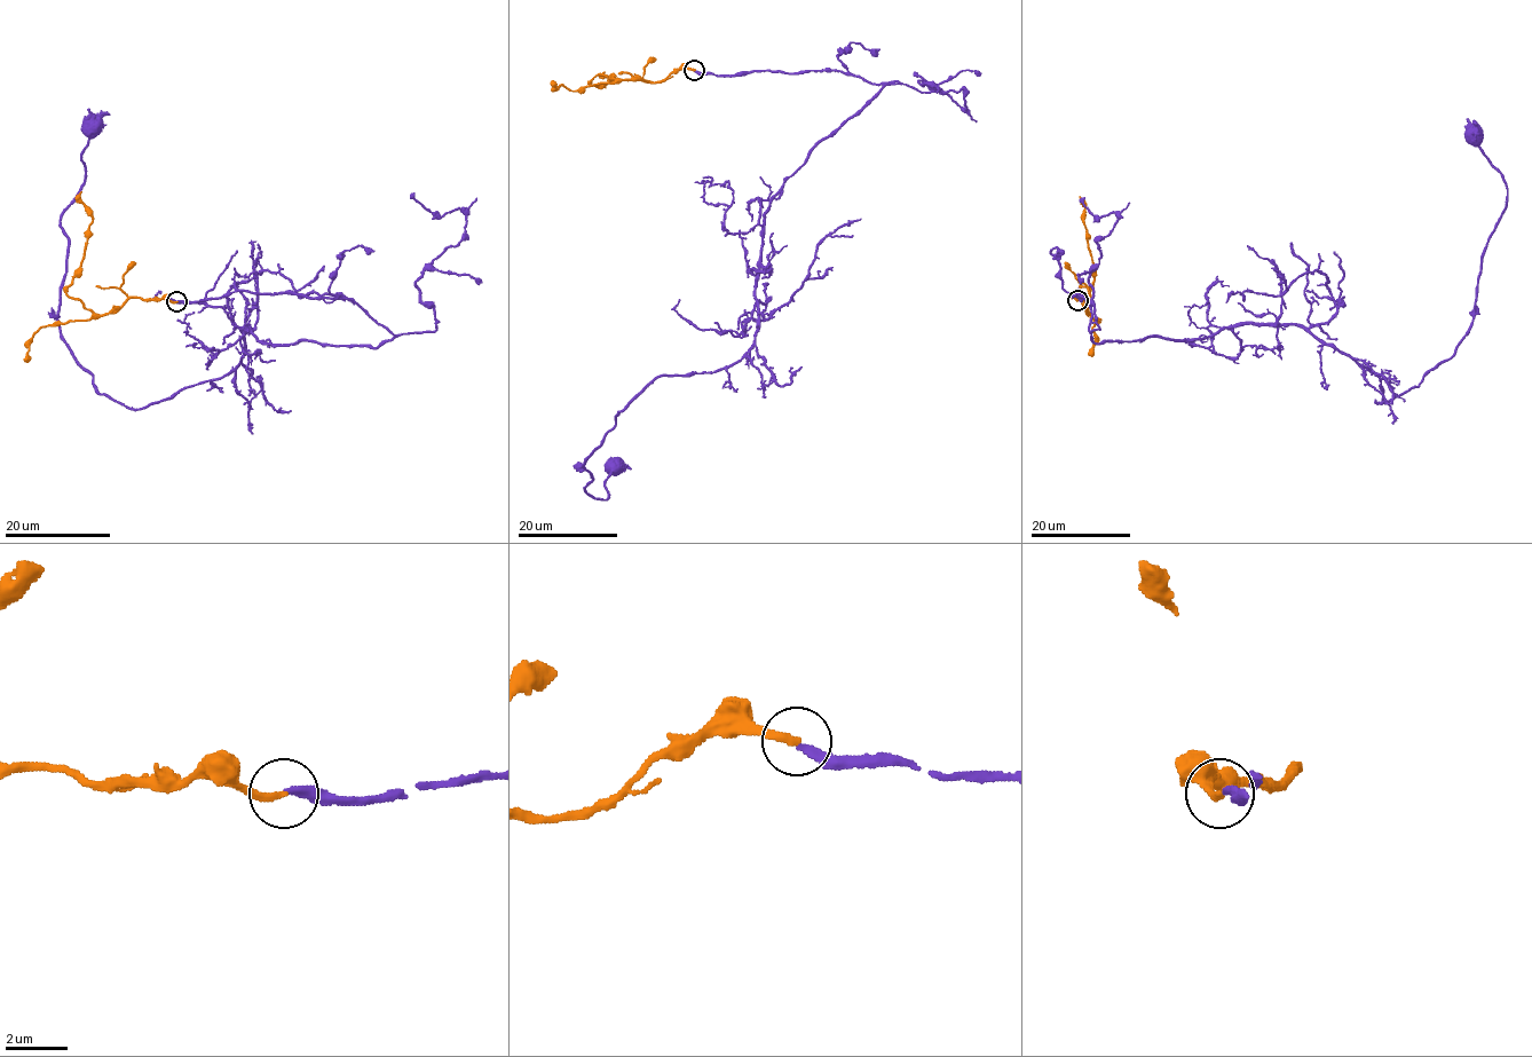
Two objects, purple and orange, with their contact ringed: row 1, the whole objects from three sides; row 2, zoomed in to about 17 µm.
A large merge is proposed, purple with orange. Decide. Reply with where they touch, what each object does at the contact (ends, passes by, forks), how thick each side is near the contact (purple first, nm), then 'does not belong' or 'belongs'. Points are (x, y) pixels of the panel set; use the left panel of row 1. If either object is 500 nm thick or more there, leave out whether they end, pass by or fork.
(176, 301) | purple ends | orange ends | 240/240 nm | belongs

